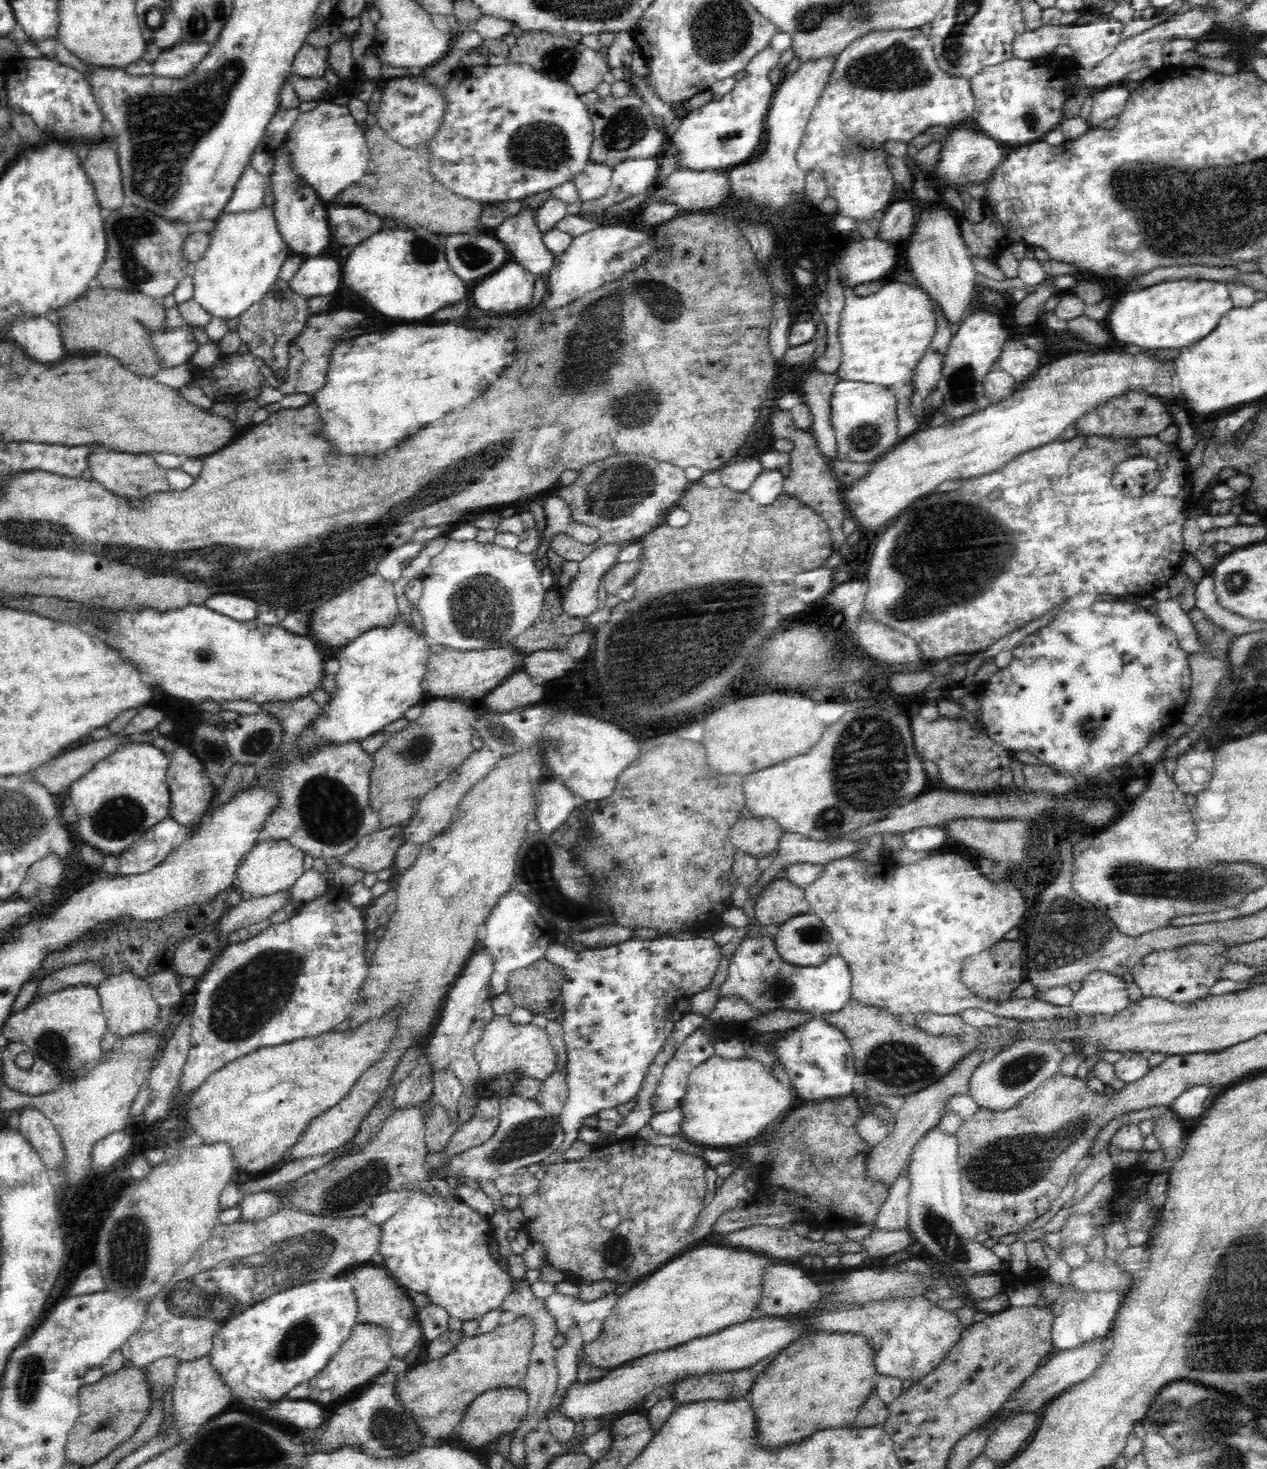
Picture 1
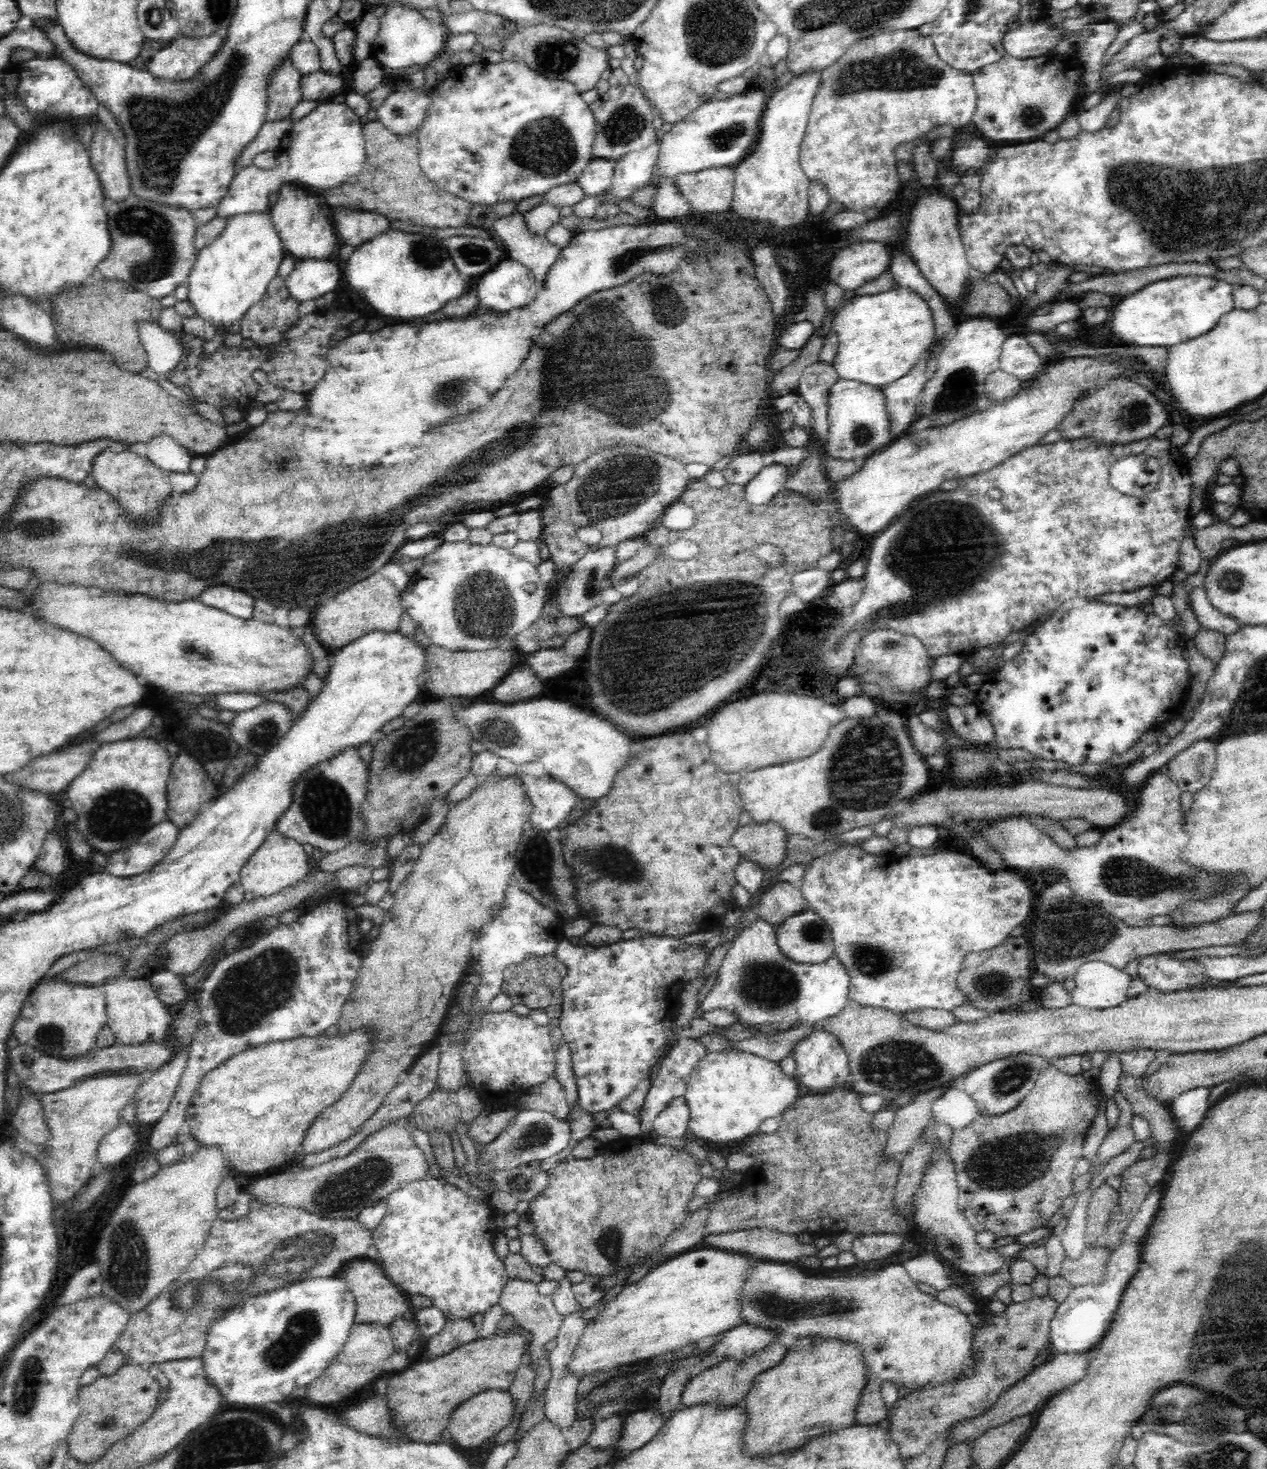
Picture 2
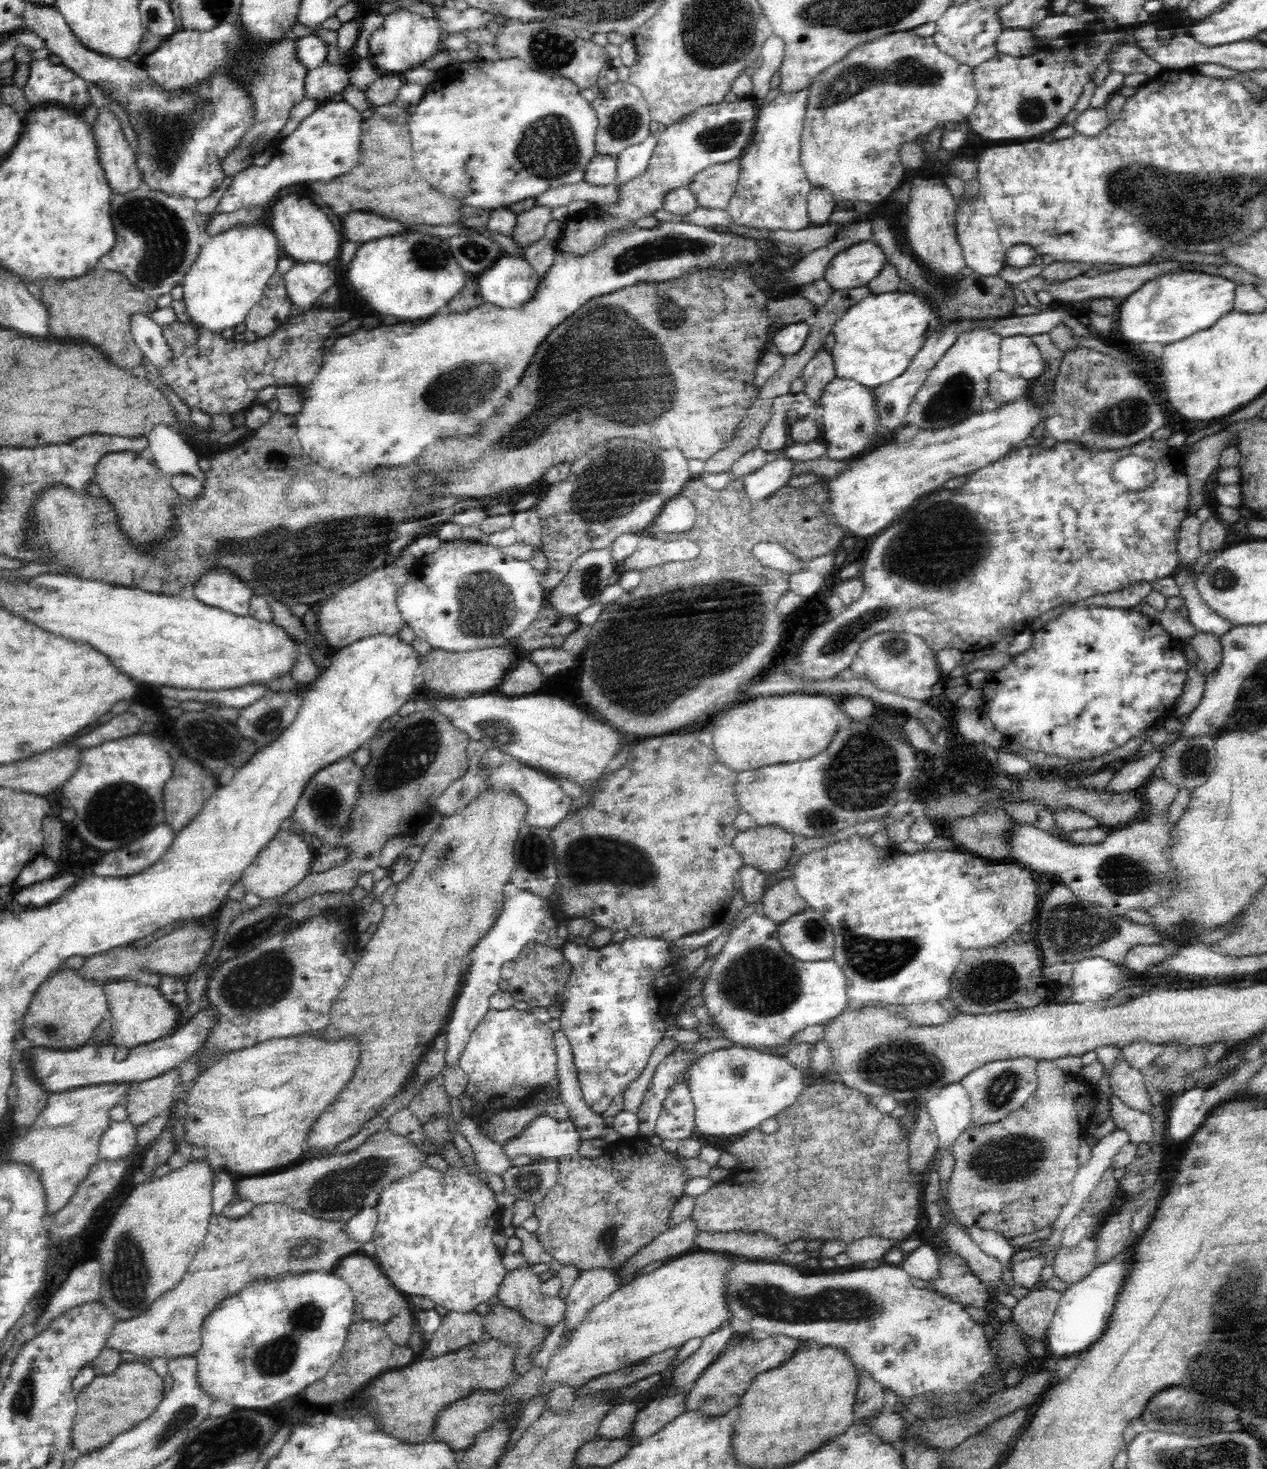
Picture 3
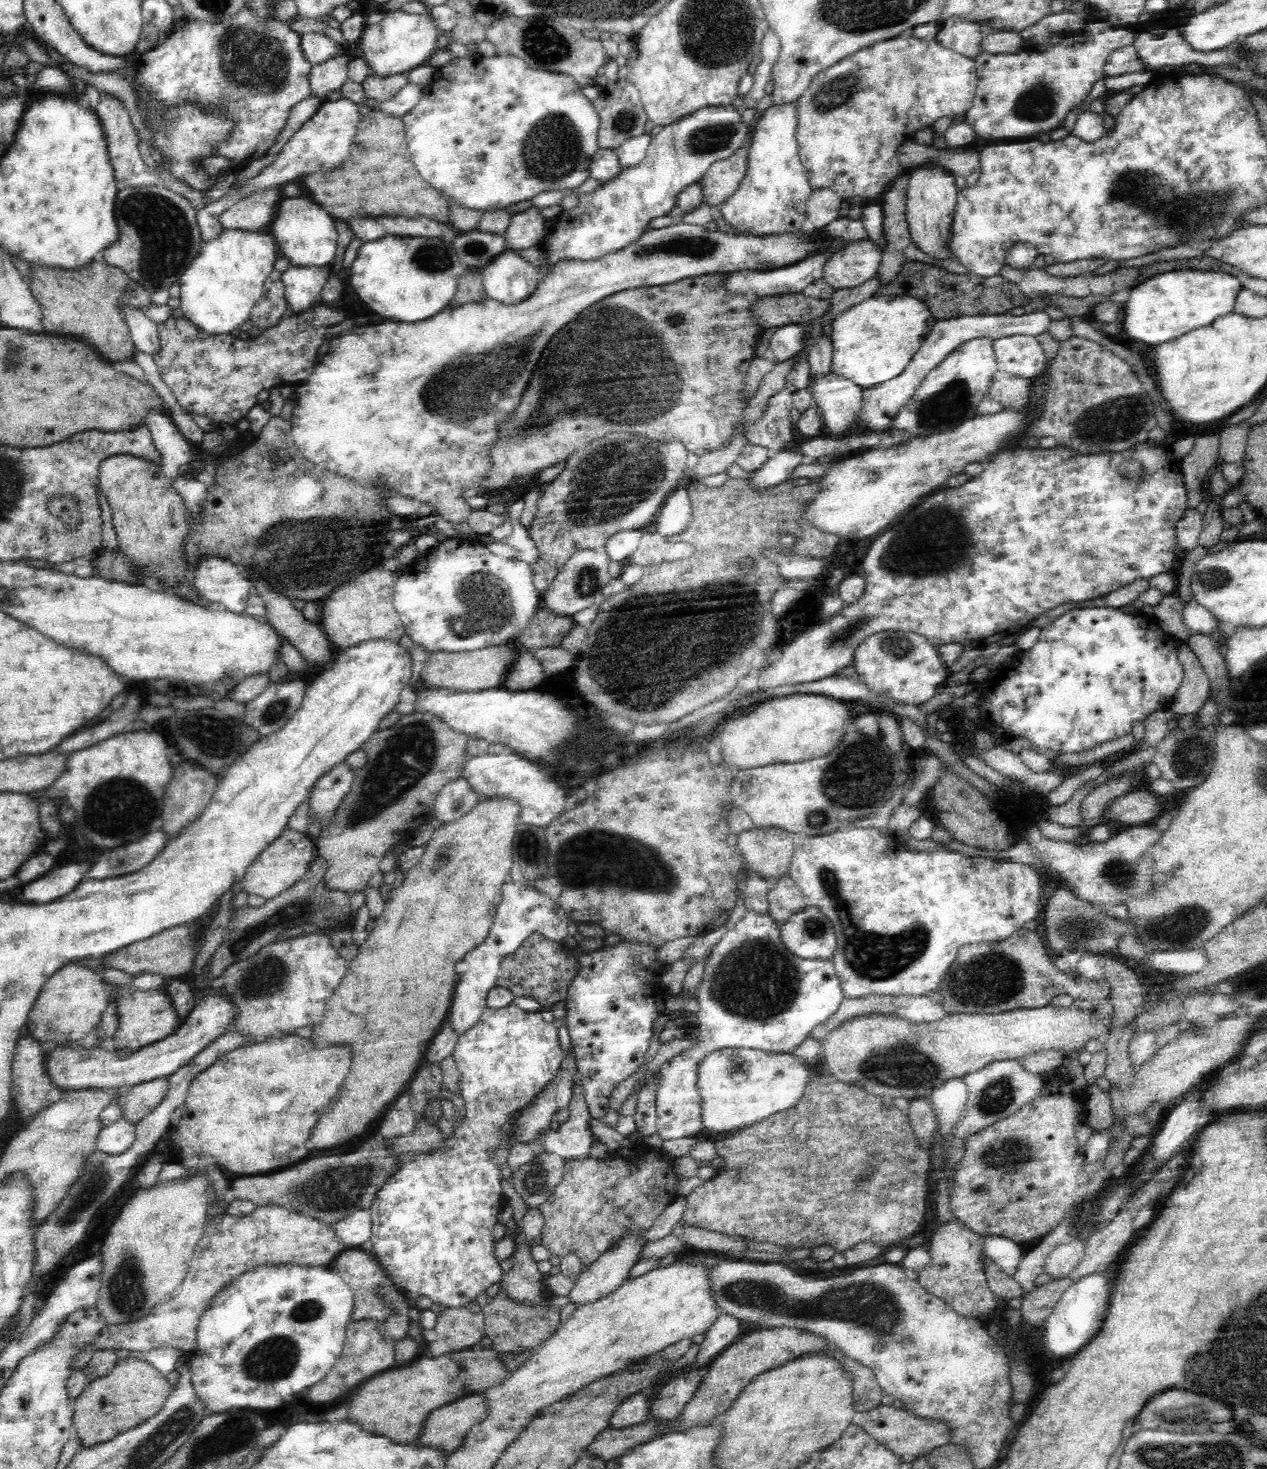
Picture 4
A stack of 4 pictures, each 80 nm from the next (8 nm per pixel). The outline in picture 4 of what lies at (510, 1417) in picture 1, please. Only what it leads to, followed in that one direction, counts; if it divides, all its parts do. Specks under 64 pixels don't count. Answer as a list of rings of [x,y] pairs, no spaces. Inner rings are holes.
[[[481,1393],[466,1394],[432,1410],[428,1416],[415,1442],[450,1453],[461,1444],[468,1430],[485,1416],[485,1400]]]

